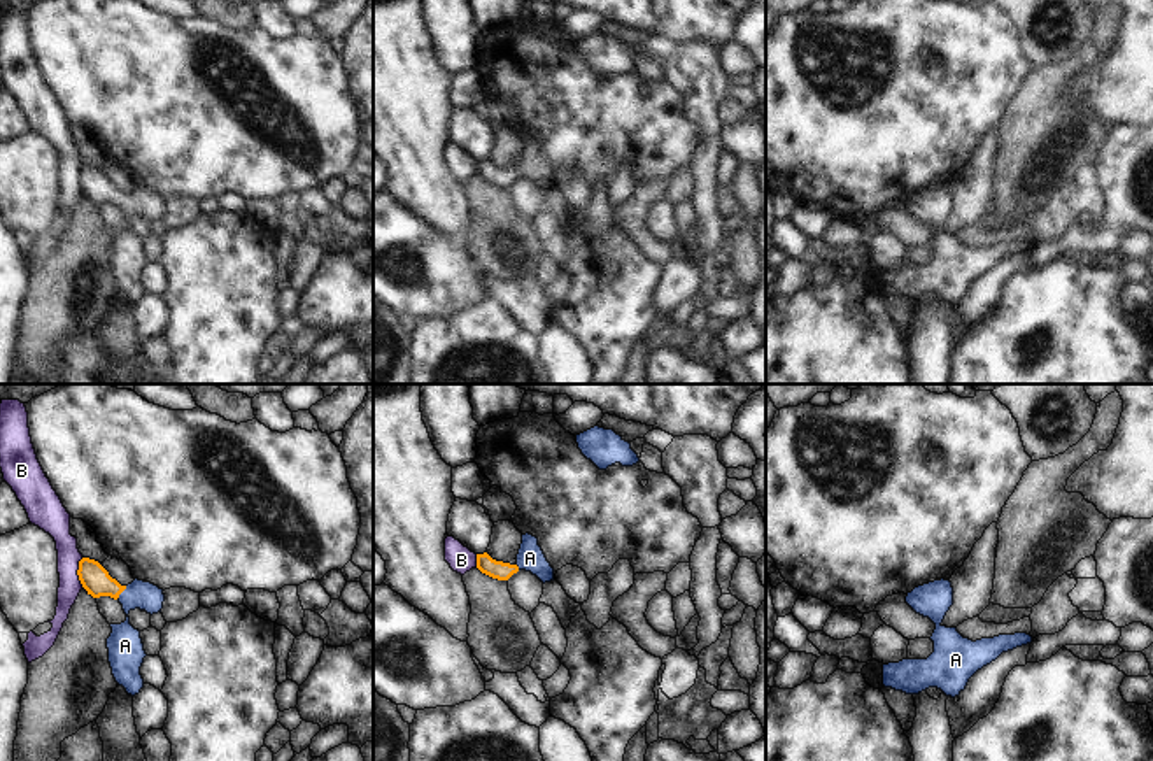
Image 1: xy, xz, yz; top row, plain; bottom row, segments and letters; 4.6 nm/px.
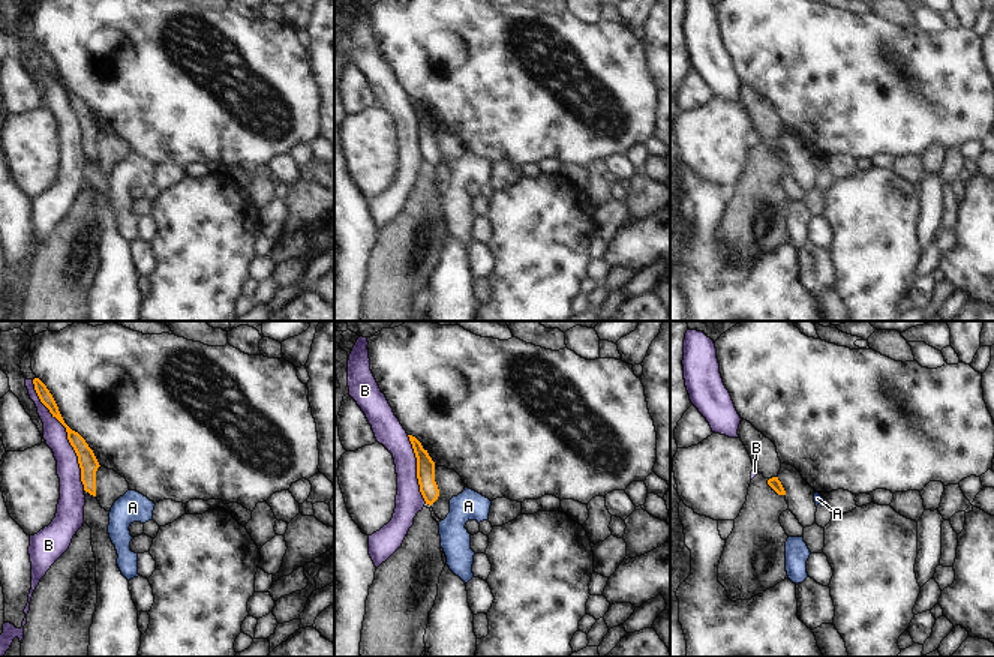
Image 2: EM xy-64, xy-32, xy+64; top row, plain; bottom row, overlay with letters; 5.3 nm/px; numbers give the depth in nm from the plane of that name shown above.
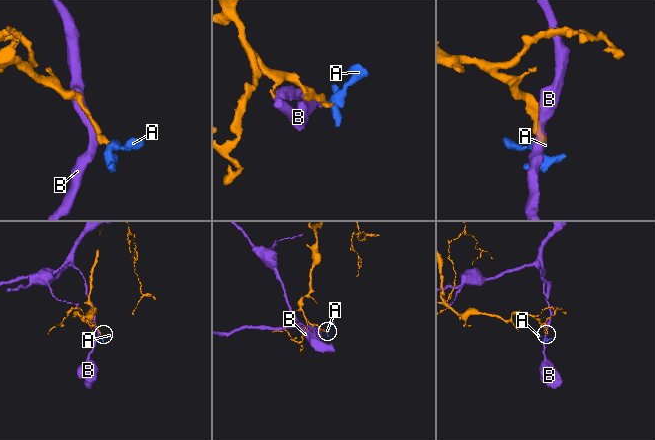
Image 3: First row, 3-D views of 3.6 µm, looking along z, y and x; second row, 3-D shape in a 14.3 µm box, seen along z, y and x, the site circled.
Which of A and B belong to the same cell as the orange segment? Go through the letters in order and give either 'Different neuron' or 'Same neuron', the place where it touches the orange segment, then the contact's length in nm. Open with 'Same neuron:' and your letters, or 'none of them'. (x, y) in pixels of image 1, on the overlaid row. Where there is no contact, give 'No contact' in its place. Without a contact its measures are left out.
Same neuron: A
A: Same neuron. Touches orange at xy (121, 591). Shared border 80 nm
B: Different neuron. Touches orange at xy (77, 572). Shared border 140 nm.

